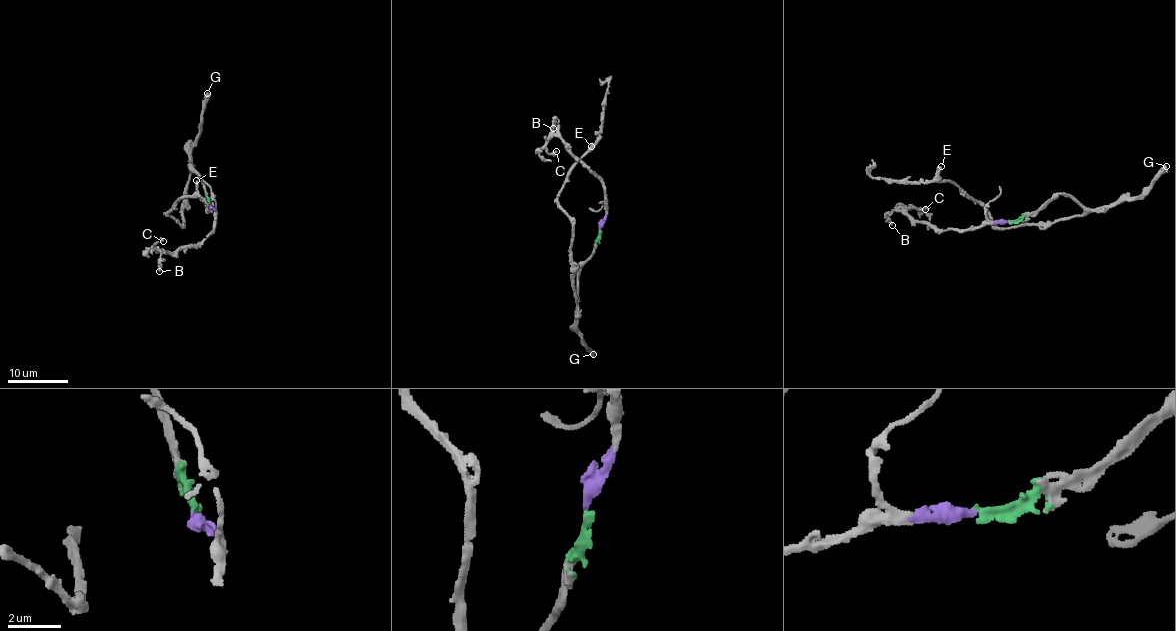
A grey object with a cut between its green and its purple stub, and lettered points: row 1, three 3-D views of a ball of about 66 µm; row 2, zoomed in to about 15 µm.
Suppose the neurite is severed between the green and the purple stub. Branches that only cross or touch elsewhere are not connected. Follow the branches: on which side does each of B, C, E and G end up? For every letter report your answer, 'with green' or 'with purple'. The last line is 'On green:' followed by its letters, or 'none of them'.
B: with purple
C: with purple
E: with green
G: with green
On green: E, G

